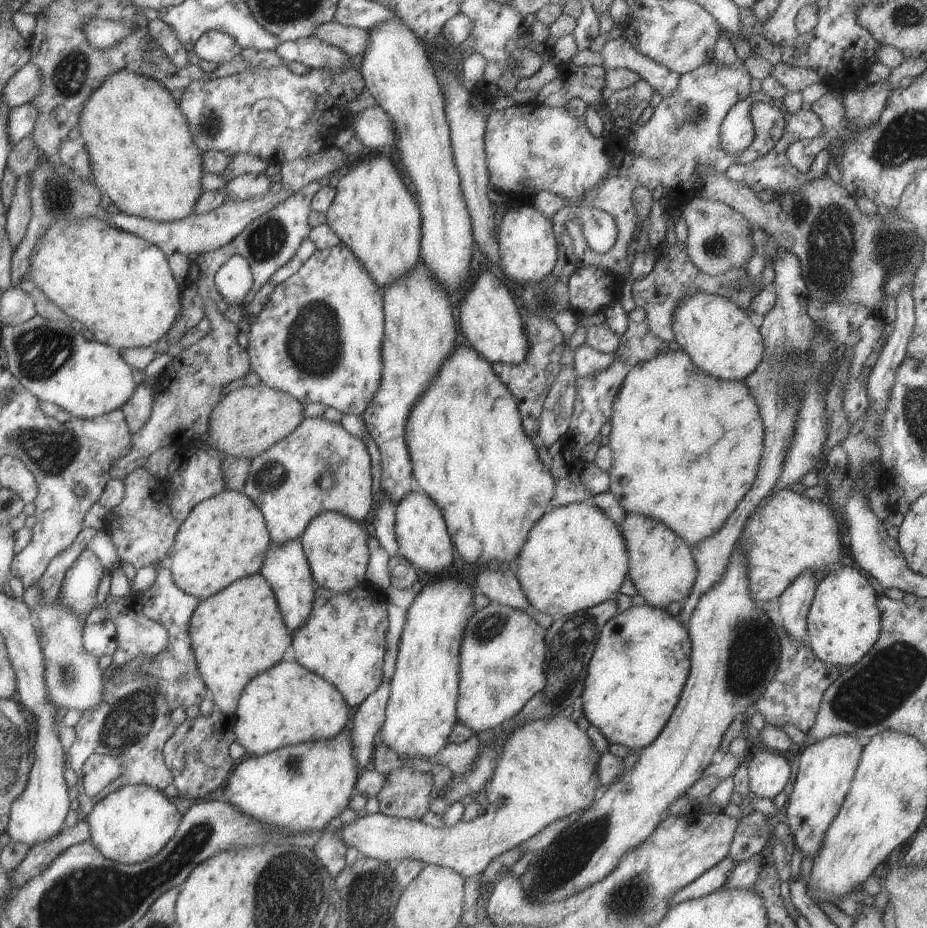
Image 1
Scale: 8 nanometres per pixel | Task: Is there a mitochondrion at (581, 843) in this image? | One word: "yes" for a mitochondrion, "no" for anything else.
yes

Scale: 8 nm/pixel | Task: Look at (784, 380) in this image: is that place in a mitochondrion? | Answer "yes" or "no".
yes

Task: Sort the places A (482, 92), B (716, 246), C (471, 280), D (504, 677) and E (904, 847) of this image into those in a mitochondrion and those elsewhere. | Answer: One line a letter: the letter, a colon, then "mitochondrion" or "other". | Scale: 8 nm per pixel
A: other
B: mitochondrion
C: other
D: other
E: other

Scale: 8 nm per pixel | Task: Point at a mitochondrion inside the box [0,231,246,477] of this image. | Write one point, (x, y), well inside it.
(41, 352)

